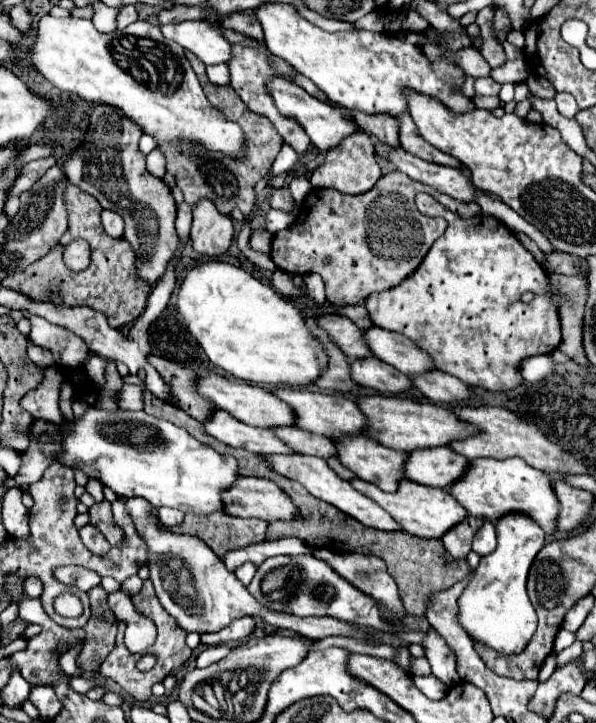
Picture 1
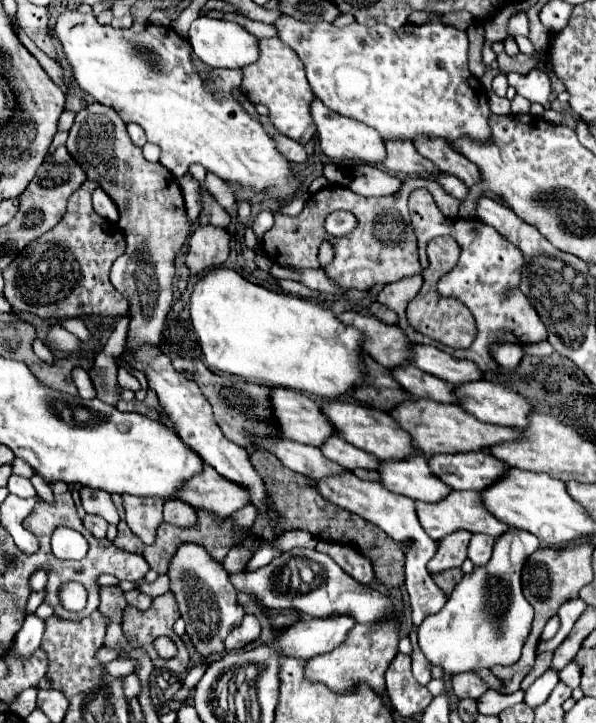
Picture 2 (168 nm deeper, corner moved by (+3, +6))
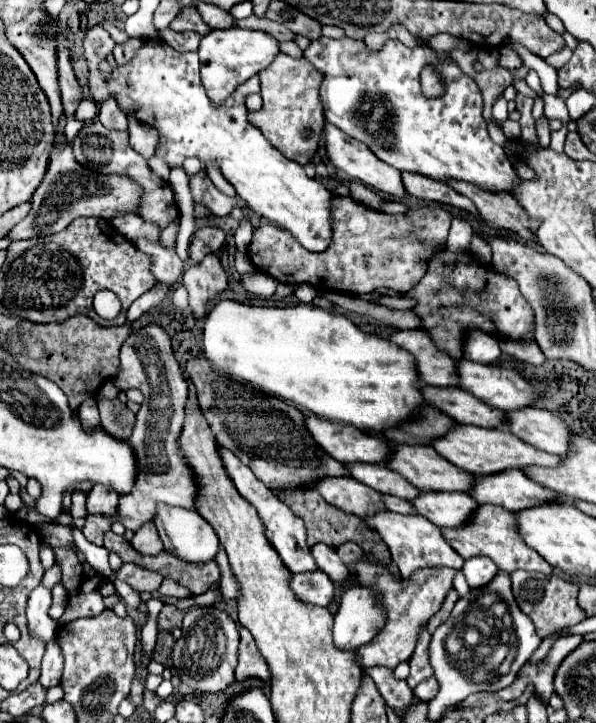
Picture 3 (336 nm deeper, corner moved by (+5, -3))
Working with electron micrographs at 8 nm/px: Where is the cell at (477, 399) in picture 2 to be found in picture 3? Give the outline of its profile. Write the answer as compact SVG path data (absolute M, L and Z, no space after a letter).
M524 407L514 409L512 413L508 413L508 417L512 417L512 425L508 427L510 433L520 437L524 443L560 457L566 455L572 431L554 413L538 407Z

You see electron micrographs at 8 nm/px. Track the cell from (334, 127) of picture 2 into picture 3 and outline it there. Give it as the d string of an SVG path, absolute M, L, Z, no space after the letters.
M328 123L324 127L324 135L326 135L326 155L328 155L330 163L336 169L344 171L348 177L354 177L354 179L362 181L370 189L376 189L376 191L394 195L398 199L404 199L406 197L402 179L400 179L400 171L398 169L392 169L392 165L380 161L362 141L352 141L352 137L346 137L346 133L342 129L336 129L334 125L328 125Z

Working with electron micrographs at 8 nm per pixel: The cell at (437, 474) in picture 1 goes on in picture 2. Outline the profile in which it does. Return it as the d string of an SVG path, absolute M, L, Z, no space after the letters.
M468 452L454 456L430 456L430 470L440 476L452 490L482 490L504 478L510 468L506 462L494 458L488 452Z

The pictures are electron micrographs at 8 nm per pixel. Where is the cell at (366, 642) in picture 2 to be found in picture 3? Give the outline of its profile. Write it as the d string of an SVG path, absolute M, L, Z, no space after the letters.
M366 561L356 563L354 573L356 573L360 585L372 589L380 597L382 607L386 611L384 627L368 645L362 645L356 651L356 663L362 669L370 669L370 667L394 669L400 661L410 659L416 639L418 639L416 633L420 631L420 625L424 625L440 609L446 593L452 589L452 579L456 575L456 569L452 569L452 567L420 569L410 577L408 583L402 579L396 579L384 565L374 565L374 563L366 563Z

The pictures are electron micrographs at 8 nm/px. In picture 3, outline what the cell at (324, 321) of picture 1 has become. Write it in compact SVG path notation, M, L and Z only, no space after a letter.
M420 329L396 331L390 335L390 341L414 355L416 373L422 385L440 385L440 387L456 385L454 379L456 361L450 359L448 353L436 349L424 331Z

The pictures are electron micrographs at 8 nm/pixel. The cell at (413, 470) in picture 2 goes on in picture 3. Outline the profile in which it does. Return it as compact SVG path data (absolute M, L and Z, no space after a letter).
M420 491L410 505L438 527L464 525L472 509L478 507L470 495L448 491Z

